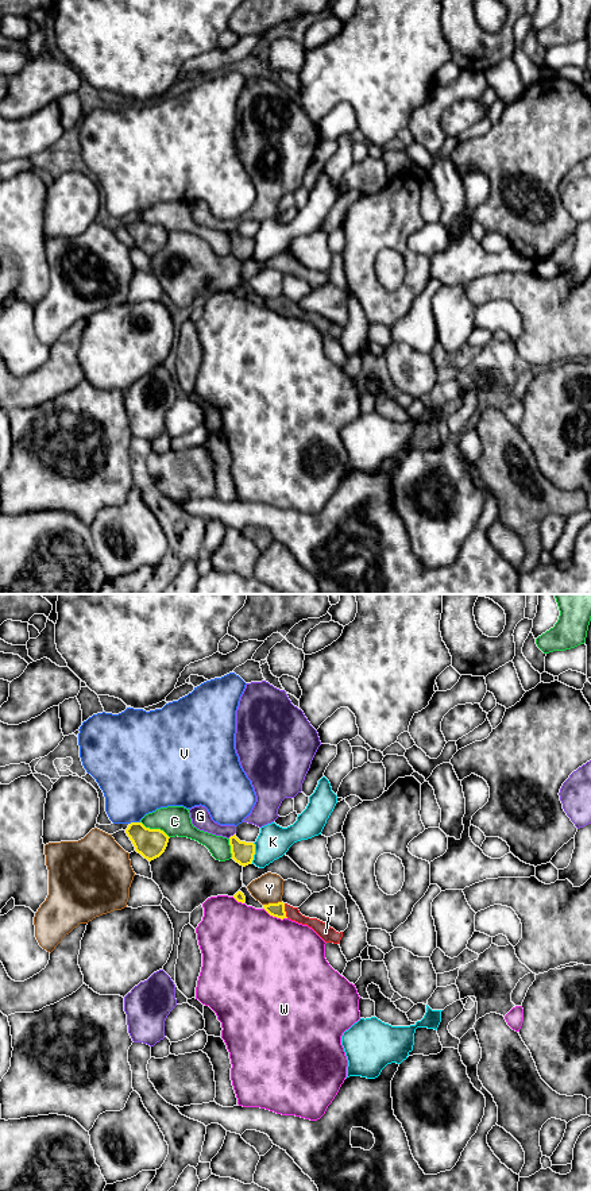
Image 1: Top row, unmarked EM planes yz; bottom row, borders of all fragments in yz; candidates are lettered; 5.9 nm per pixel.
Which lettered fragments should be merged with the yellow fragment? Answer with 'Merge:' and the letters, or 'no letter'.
Merge: J

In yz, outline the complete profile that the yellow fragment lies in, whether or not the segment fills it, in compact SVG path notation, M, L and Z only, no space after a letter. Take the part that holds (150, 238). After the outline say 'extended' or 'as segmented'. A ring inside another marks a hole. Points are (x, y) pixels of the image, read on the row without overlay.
M131 217L125 224L135 246L148 257L159 253L169 238L169 231L161 224L146 223L142 217Z; as segmented

